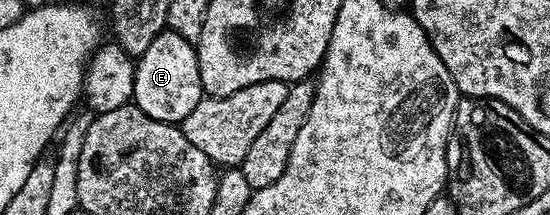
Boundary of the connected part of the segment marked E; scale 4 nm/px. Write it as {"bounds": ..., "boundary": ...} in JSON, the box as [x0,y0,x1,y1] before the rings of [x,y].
{"bounds":[132,31,203,123],"boundary":[[[162,31],[155,35],[151,47],[136,58],[135,87],[132,104],[147,114],[151,119],[159,119],[170,123],[180,123],[195,111],[201,102],[203,90],[199,79],[199,59],[194,42],[183,39],[183,35],[175,35]]]}

